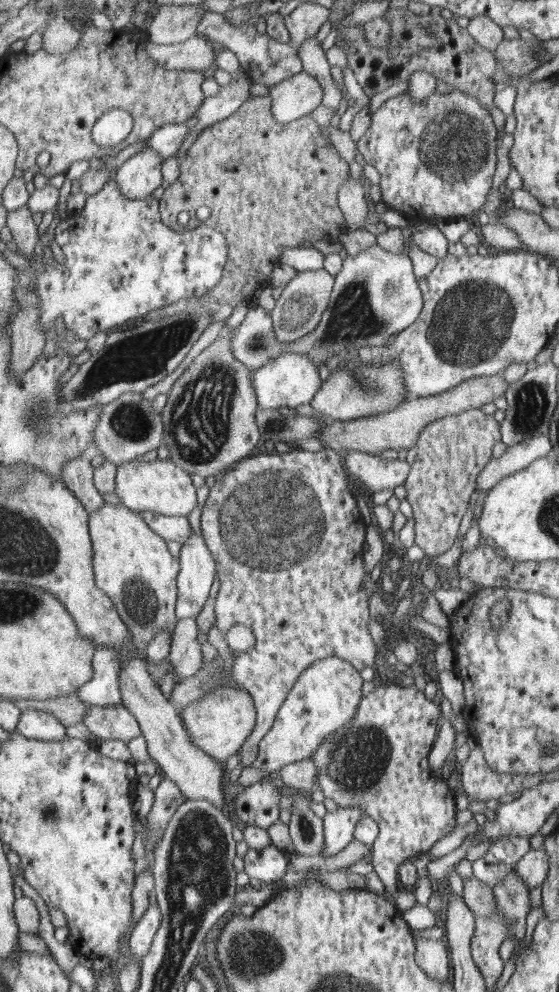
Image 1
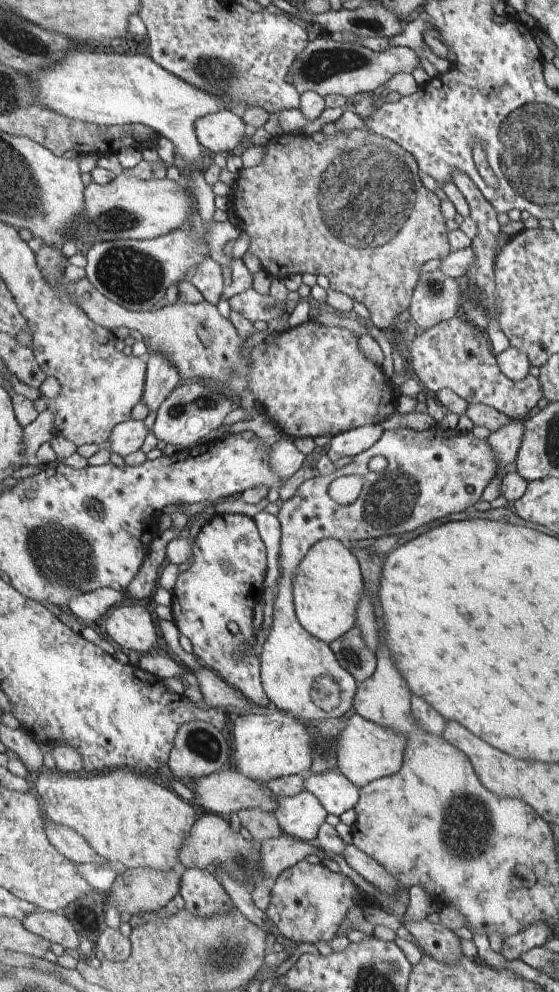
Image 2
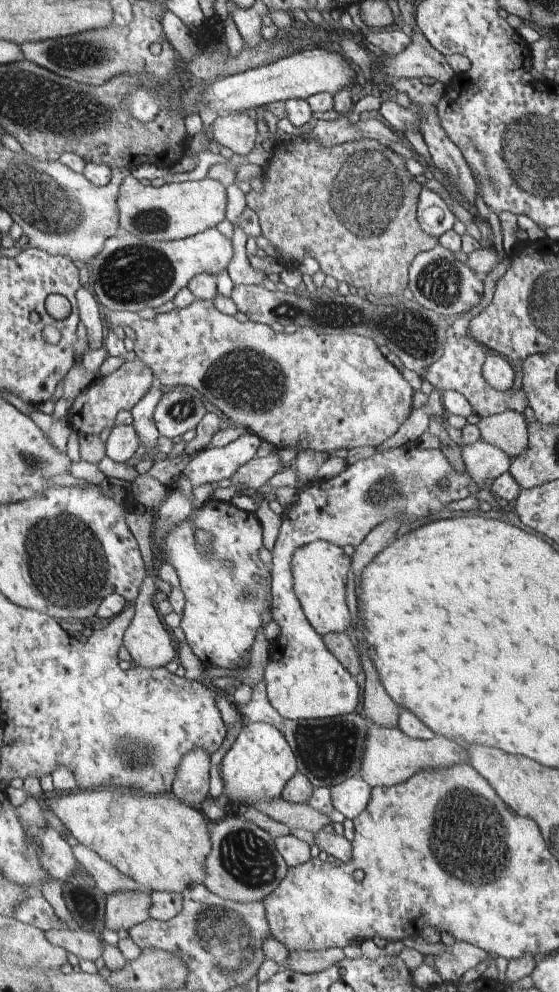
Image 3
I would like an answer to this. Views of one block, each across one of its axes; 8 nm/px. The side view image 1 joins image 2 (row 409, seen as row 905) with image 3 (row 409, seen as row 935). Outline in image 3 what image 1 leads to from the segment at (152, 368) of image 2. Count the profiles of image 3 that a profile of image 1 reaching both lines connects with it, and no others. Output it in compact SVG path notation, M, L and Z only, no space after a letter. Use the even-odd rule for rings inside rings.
M155 383L147 395L129 410L132 414L132 426L136 429L140 444L146 448L146 456L155 459L161 457L157 449L160 434L156 428L155 409L159 406L164 392L165 389L159 383Z

